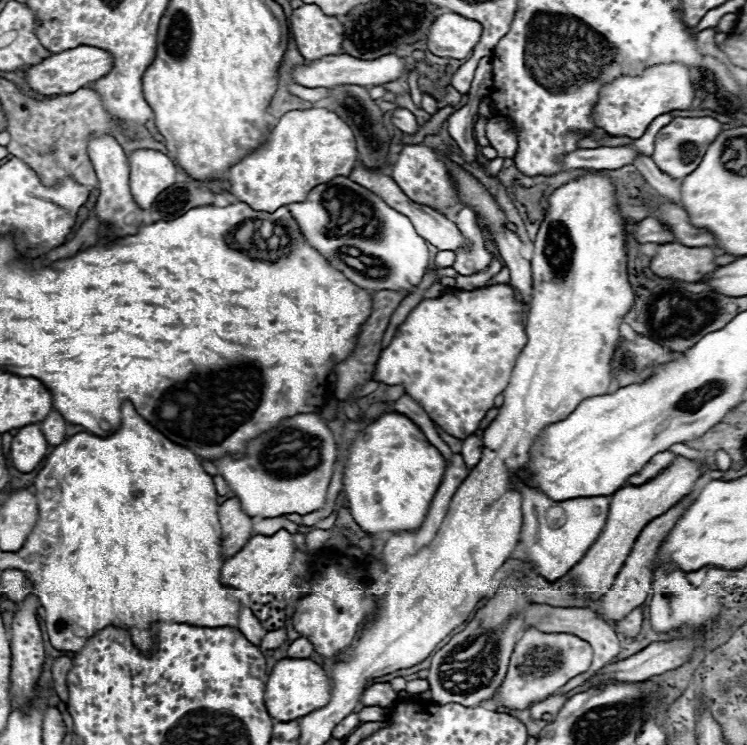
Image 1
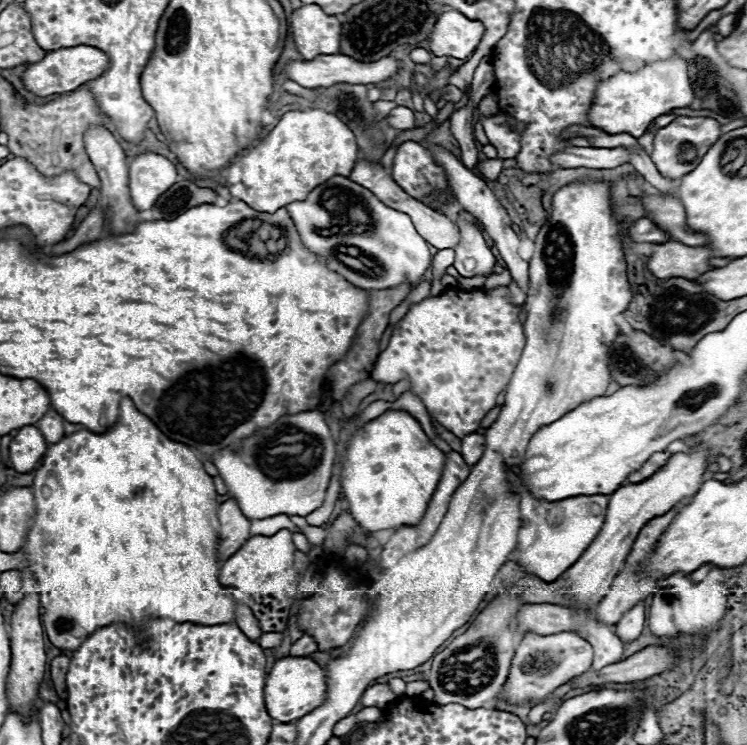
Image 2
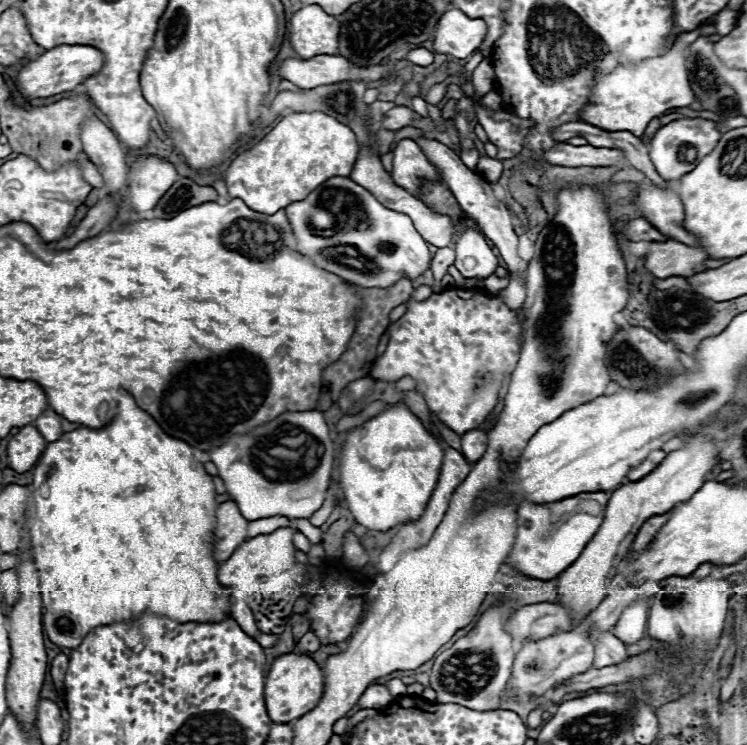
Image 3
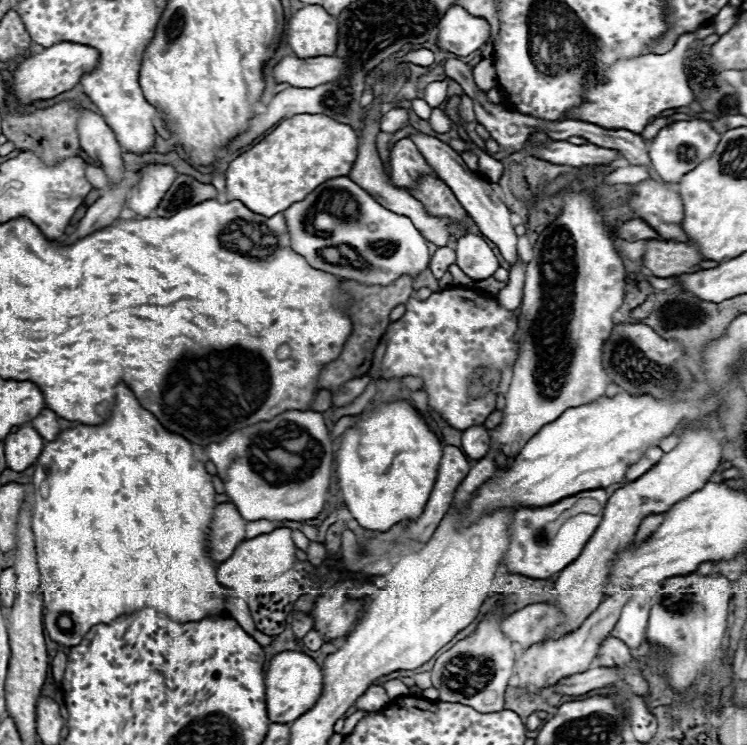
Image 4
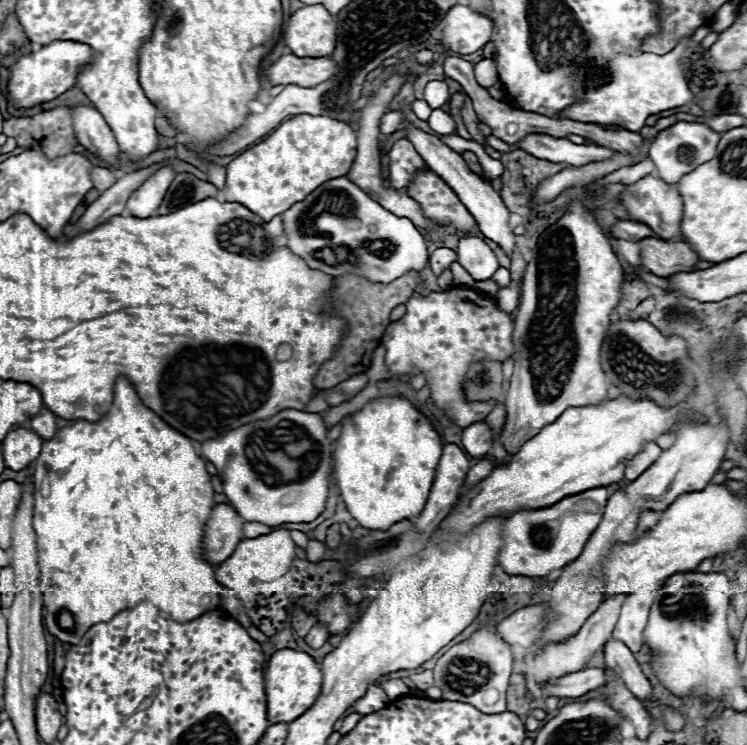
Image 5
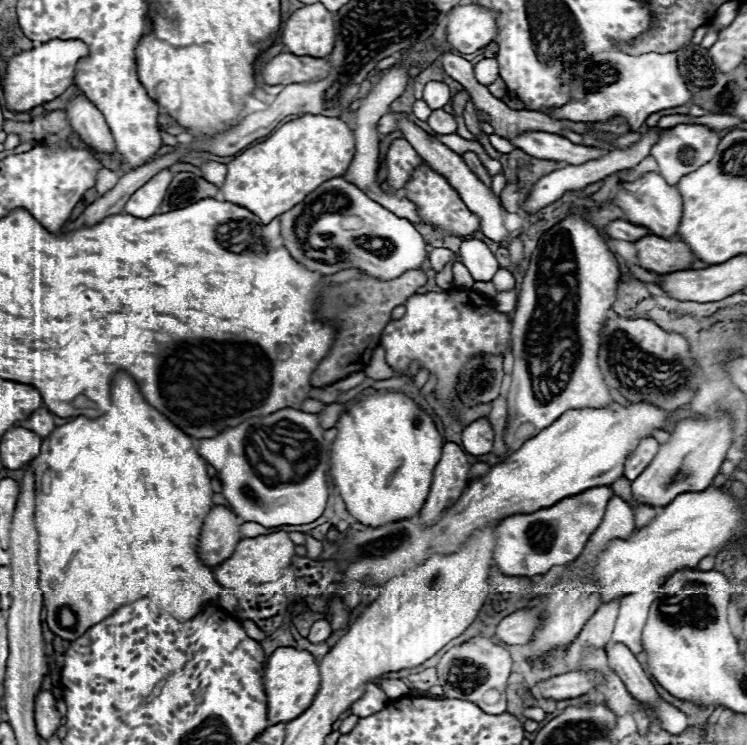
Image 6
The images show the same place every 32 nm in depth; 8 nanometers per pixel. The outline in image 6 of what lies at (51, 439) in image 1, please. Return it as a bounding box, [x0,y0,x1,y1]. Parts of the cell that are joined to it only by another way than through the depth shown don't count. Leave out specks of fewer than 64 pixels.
[24,408,54,438]

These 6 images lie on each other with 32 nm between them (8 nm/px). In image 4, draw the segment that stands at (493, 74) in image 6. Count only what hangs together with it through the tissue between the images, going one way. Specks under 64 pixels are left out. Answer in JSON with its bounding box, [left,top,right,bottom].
[474,58,496,90]

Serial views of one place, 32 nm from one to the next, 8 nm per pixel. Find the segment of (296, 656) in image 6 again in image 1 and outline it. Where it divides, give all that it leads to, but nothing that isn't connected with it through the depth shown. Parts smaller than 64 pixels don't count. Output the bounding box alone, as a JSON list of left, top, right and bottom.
[264,658,330,720]

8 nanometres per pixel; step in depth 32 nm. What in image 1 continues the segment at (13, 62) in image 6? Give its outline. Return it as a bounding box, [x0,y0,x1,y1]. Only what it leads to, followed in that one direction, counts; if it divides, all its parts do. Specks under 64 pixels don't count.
[26,46,112,96]

